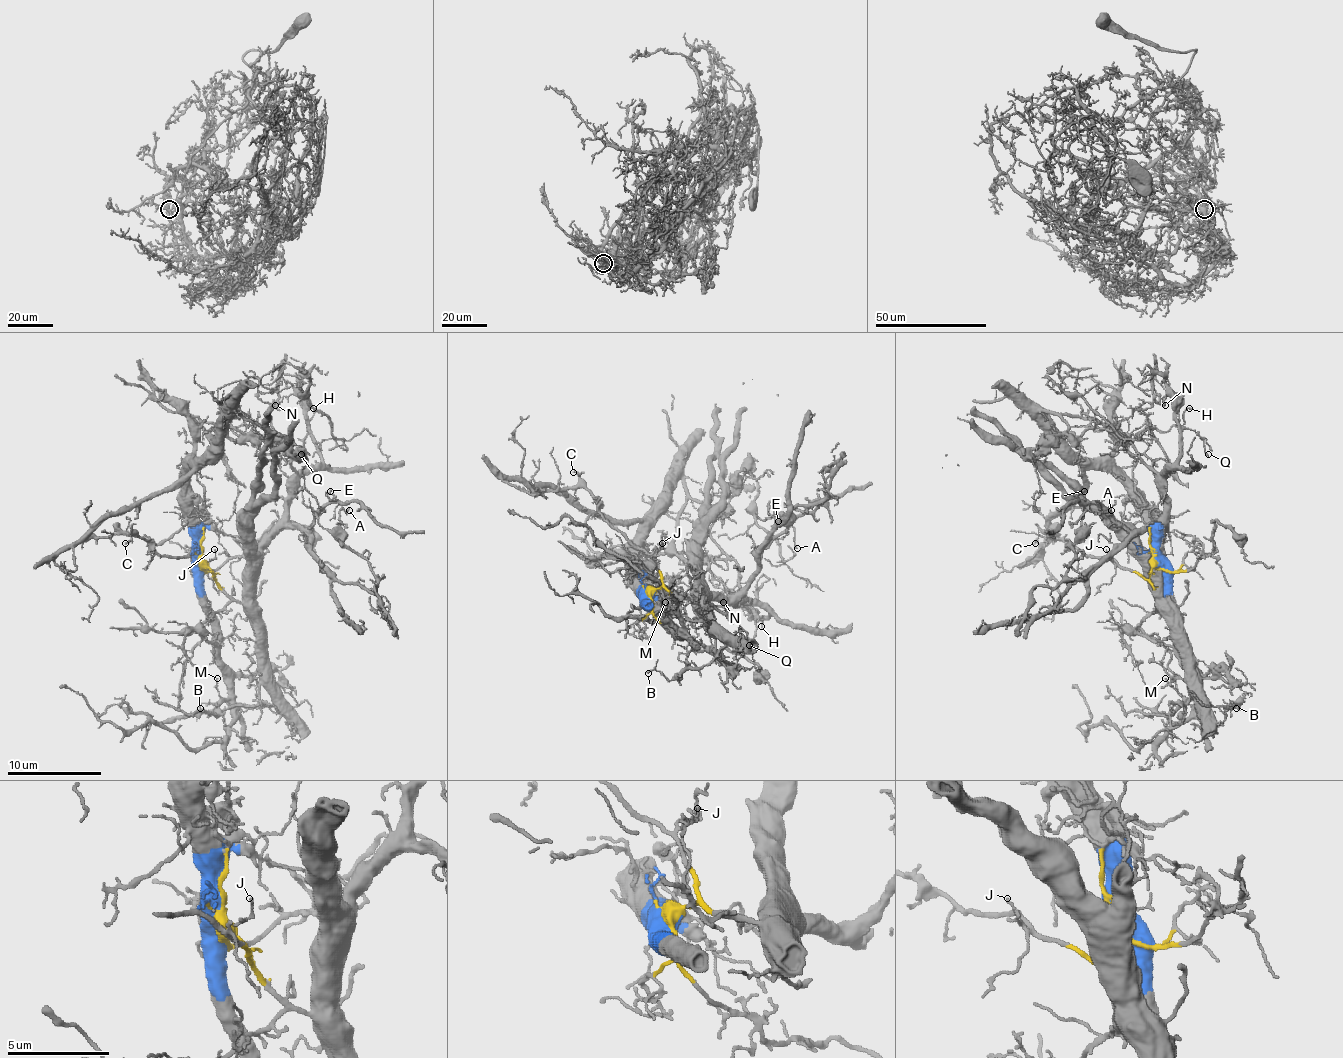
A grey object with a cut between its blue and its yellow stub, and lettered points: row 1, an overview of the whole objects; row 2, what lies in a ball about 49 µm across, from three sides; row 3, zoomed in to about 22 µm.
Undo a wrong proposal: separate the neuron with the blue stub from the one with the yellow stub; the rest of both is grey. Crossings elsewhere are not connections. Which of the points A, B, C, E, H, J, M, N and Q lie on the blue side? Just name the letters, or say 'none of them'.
M

